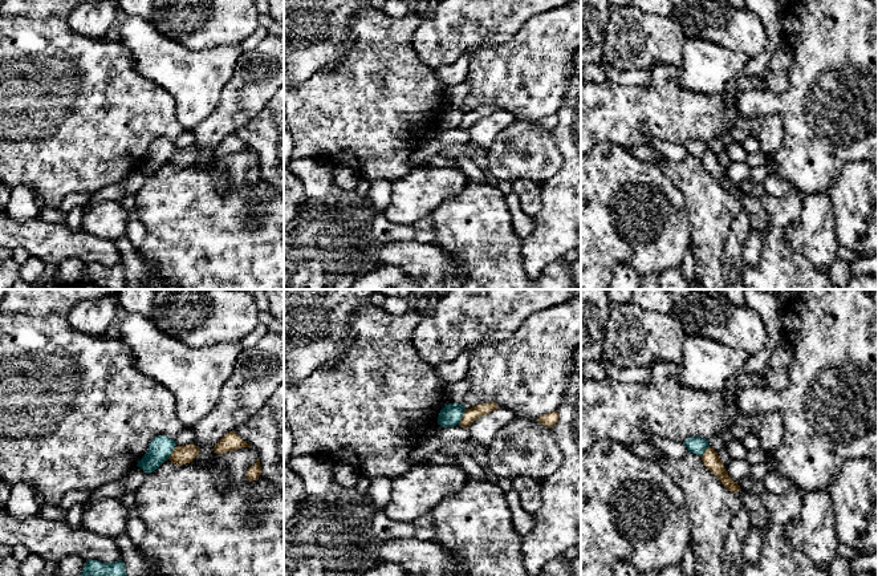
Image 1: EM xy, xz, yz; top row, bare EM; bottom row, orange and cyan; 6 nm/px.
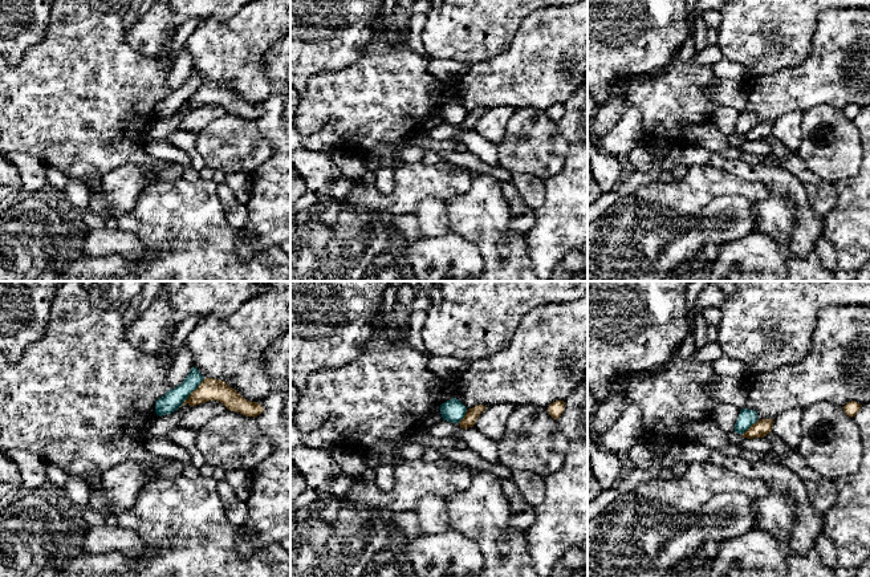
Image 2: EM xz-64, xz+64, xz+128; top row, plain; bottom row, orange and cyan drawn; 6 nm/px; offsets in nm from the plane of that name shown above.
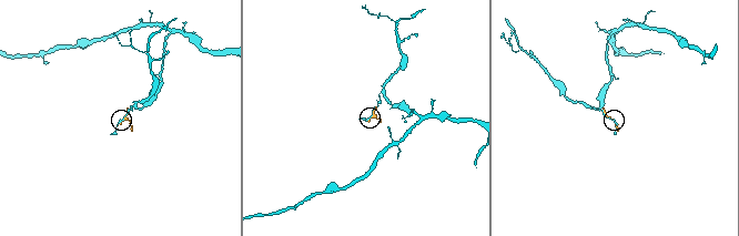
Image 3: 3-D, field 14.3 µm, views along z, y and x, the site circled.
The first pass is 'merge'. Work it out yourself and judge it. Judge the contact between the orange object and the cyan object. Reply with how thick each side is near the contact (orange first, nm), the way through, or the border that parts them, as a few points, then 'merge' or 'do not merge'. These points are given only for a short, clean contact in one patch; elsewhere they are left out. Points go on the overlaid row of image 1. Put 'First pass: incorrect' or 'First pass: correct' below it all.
calibres 80 and 130 nm; do not merge
First pass: incorrect

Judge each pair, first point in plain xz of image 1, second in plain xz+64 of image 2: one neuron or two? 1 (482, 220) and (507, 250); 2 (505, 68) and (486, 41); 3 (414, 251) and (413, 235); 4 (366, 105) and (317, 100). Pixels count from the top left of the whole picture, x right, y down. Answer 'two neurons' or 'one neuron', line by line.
1: one neuron
2: two neurons
3: two neurons
4: one neuron

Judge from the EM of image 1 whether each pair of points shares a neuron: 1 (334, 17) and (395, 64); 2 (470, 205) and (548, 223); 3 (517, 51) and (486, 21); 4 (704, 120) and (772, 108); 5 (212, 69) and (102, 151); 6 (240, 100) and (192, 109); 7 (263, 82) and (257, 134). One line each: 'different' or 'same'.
1: different
2: different
3: different
4: different
5: different
6: different
7: different

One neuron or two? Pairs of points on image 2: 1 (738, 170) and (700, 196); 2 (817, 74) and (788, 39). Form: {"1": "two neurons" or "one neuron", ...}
{"1": "two neurons", "2": "two neurons"}

